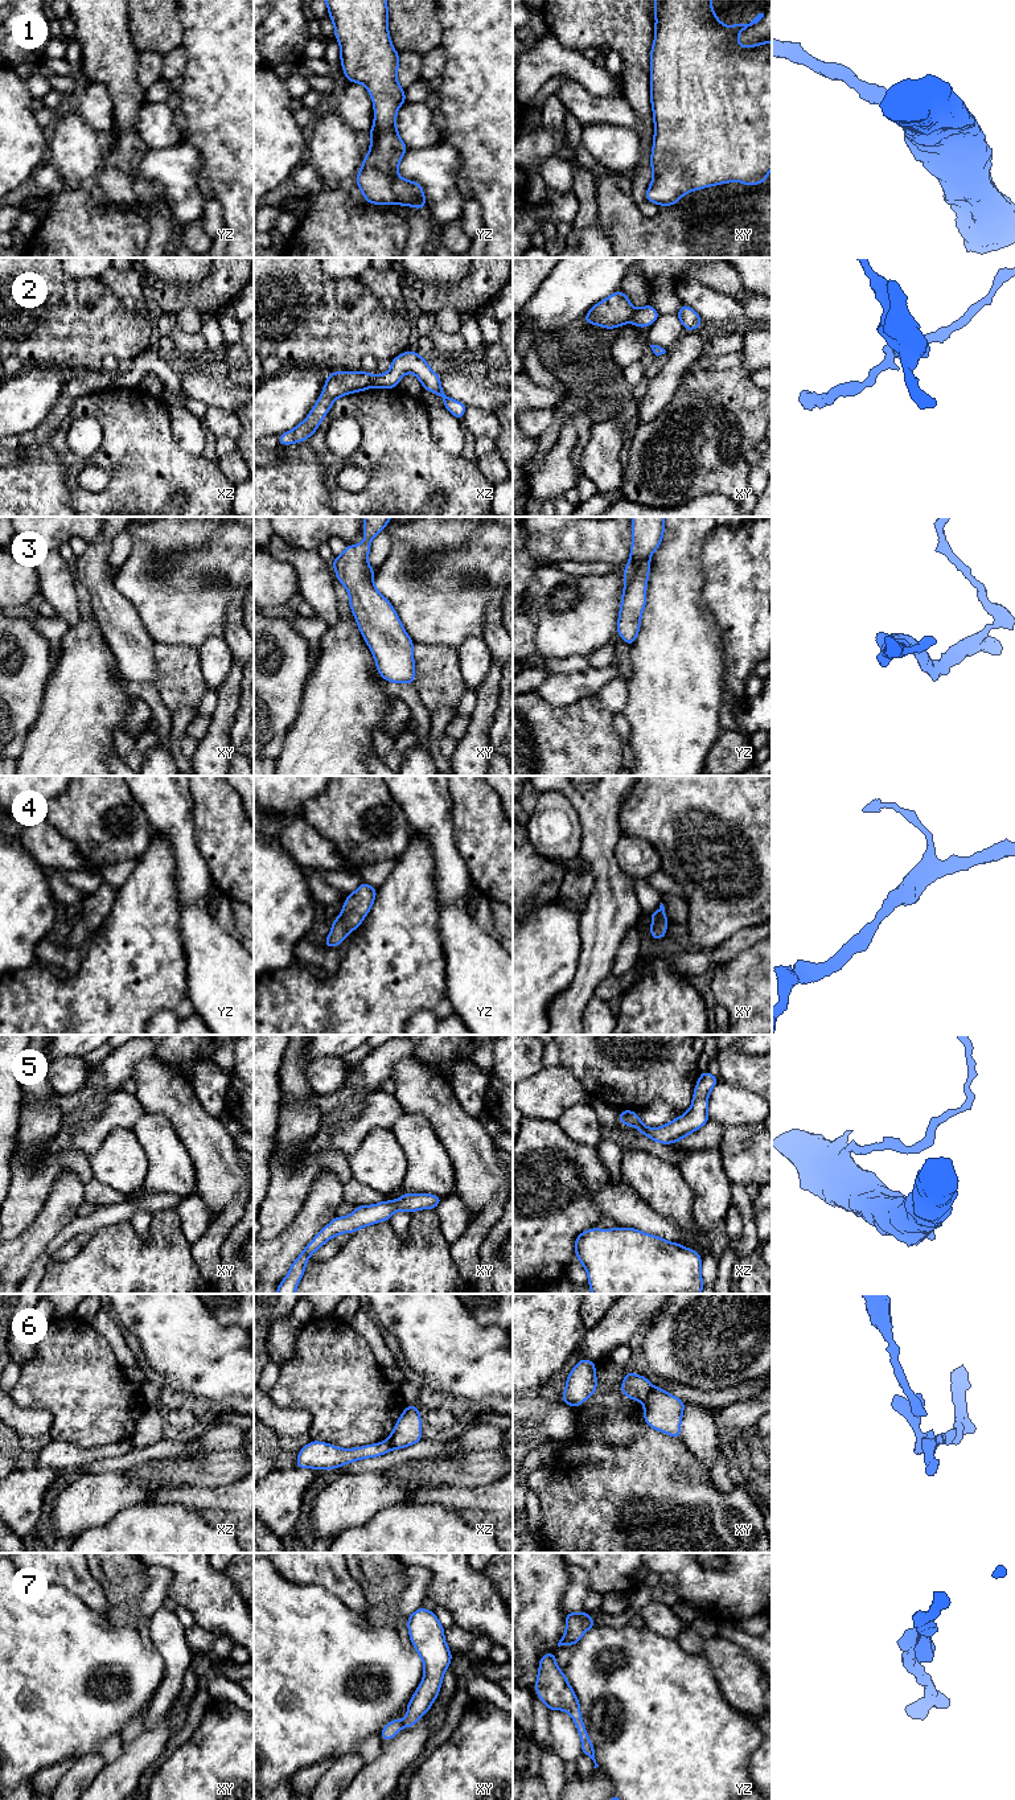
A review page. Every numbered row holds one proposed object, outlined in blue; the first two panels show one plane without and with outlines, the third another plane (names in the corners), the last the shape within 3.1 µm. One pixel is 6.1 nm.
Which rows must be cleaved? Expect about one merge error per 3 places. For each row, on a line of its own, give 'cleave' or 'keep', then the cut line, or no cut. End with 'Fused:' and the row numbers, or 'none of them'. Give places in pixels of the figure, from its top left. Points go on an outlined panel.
1: keep; cut none
2: cleave; cut xz (375, 374), (372, 386)
3: keep; cut none
4: keep; cut none
5: keep; cut none
6: cleave; cut xy (653, 1387), (642, 1401)
7: keep; cut none
Fused: 2, 6

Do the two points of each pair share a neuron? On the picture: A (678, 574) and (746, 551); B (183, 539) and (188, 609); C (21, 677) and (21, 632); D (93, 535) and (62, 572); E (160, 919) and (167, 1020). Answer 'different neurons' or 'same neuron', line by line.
A: different neurons
B: different neurons
C: same neuron
D: different neurons
E: different neurons

